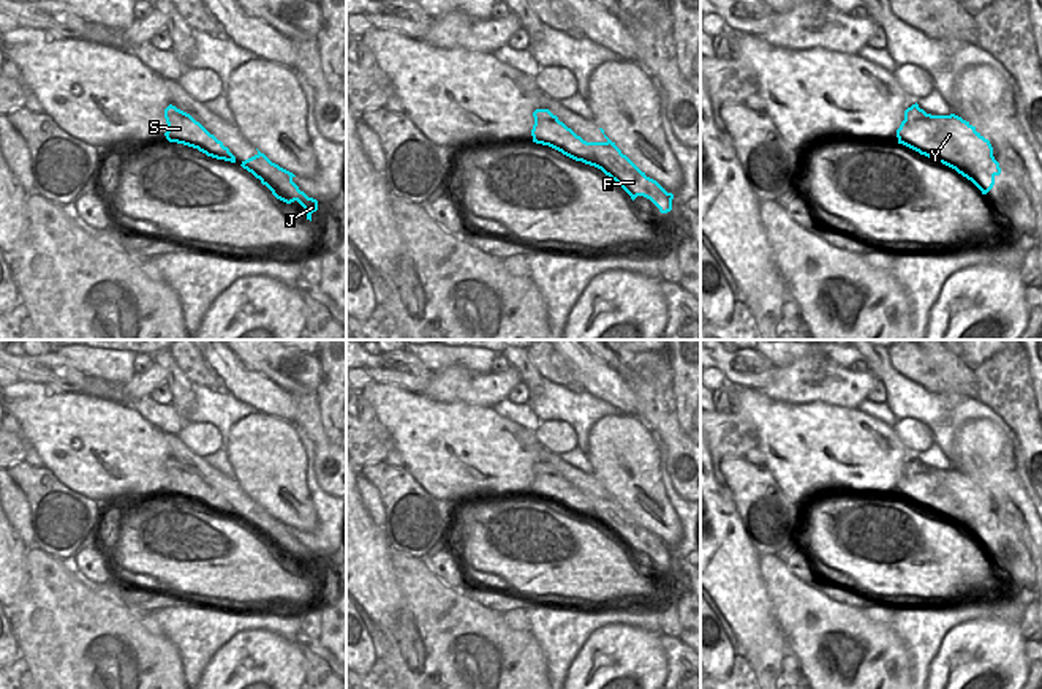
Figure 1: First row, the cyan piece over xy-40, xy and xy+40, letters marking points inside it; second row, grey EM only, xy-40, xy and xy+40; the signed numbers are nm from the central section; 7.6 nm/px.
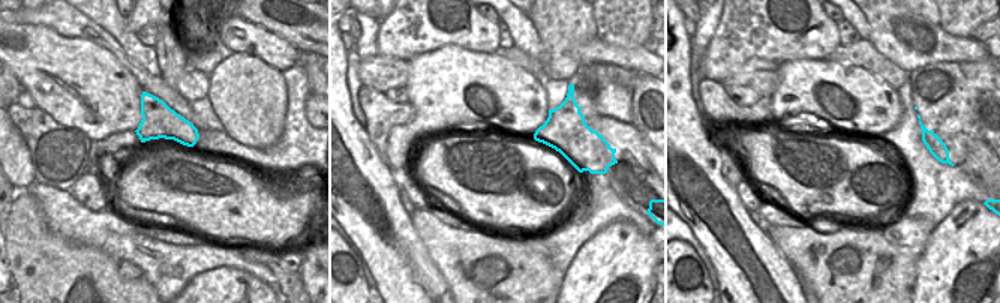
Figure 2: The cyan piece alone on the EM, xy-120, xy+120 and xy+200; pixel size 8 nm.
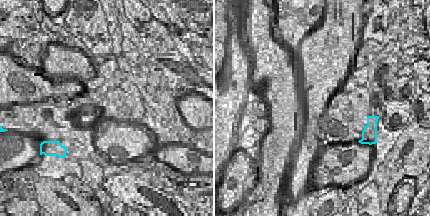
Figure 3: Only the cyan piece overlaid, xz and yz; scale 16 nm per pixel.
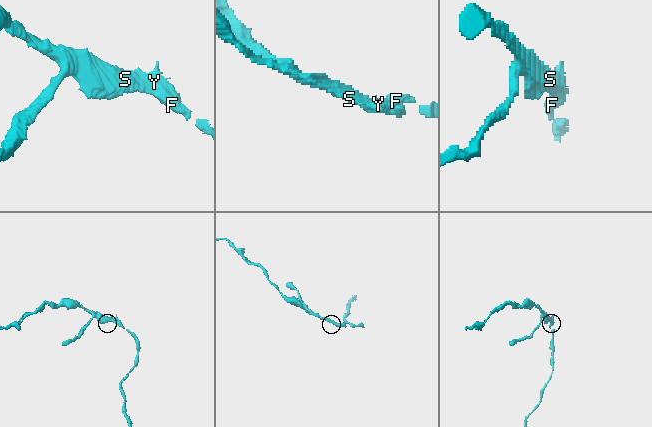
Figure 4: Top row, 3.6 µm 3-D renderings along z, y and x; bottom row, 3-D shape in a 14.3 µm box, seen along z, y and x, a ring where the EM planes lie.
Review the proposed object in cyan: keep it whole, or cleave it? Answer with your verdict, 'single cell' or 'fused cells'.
fused cells

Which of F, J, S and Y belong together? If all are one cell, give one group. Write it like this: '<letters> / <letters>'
F J / S Y

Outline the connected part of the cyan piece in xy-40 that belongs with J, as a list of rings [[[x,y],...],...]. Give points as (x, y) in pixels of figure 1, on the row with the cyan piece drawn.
[[[261,152],[242,161],[240,166],[259,179],[261,183],[266,185],[277,199],[286,204],[297,201],[305,209],[307,220],[311,221],[311,213],[318,210],[318,201],[308,198],[299,190],[299,186],[293,182],[296,177],[293,172],[283,168],[277,169]]]

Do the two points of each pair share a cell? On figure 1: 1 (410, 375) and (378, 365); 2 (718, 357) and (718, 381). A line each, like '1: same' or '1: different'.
1: same
2: different

